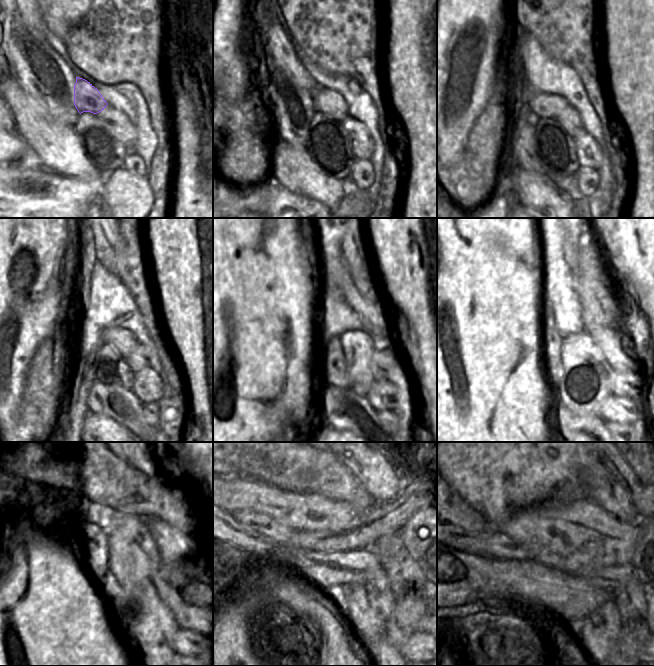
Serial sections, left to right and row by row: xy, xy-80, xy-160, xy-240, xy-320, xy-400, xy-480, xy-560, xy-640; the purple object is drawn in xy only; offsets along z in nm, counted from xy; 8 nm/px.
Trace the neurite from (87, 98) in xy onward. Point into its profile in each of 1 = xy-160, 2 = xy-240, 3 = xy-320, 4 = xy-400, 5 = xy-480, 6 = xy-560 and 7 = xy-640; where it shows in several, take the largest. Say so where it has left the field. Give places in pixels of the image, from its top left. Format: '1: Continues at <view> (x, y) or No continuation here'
1: Continues at xy-160 (551, 106)
2: Continues at xy-240 (124, 341)
3: Continues at xy-320 (358, 347)
4: Continues at xy-400 (588, 378)
5: Continues at xy-480 (143, 622)
6: Continues at xy-560 (381, 645)
7: No continuation here

